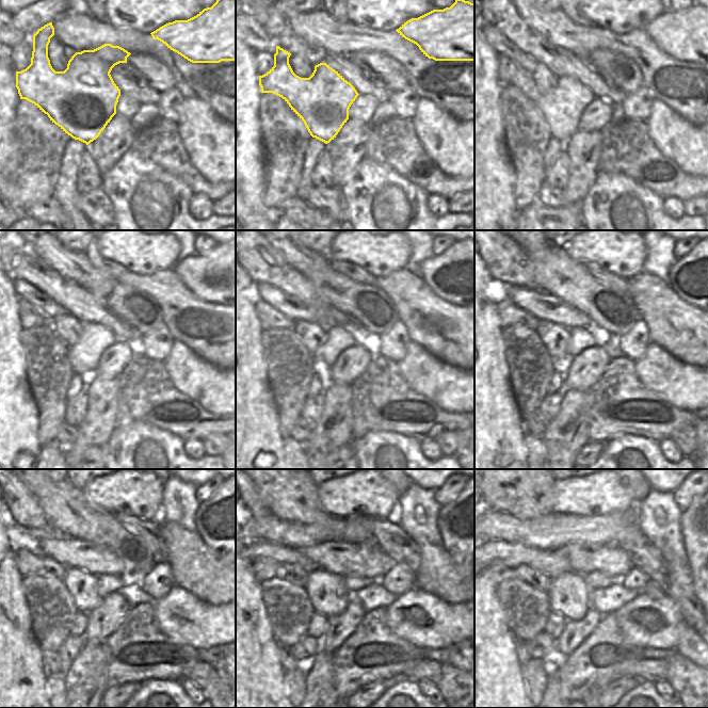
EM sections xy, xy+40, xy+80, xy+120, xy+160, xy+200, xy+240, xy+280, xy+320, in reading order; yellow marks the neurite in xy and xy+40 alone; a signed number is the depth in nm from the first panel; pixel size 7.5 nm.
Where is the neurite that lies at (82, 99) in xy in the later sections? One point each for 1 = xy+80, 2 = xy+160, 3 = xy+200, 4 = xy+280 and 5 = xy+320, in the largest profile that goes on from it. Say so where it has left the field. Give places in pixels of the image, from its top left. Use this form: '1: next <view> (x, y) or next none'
1: next xy+80 (562, 107)
2: next xy+160 (338, 338)
3: next xy+200 (579, 338)
4: next xy+280 (350, 583)
5: next xy+320 (592, 585)

